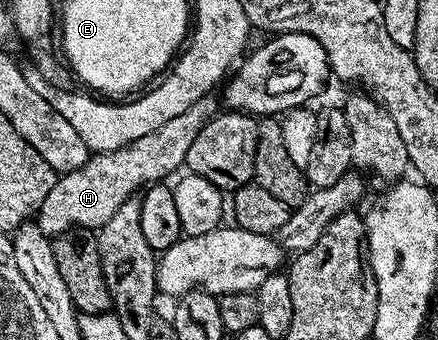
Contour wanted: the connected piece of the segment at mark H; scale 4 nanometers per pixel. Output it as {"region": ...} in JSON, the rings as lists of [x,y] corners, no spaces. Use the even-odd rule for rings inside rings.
{"region":[[[206,96],[200,98],[195,104],[191,104],[191,108],[187,108],[187,112],[183,112],[179,116],[171,116],[167,120],[167,124],[155,128],[155,132],[147,132],[147,136],[139,136],[139,140],[131,140],[131,144],[127,144],[118,150],[102,150],[94,153],[79,168],[75,168],[71,172],[60,175],[58,177],[55,188],[51,188],[51,192],[47,192],[47,200],[43,200],[40,210],[35,215],[37,227],[50,236],[59,235],[74,227],[96,231],[103,224],[107,224],[107,220],[111,220],[111,216],[115,216],[115,212],[119,208],[119,204],[123,204],[123,200],[134,197],[142,188],[160,183],[165,180],[168,174],[176,175],[178,171],[185,165],[185,157],[191,149],[191,144],[195,141],[195,136],[199,136],[199,132],[208,124],[209,119],[218,113],[219,102],[217,106],[216,97]]]}

